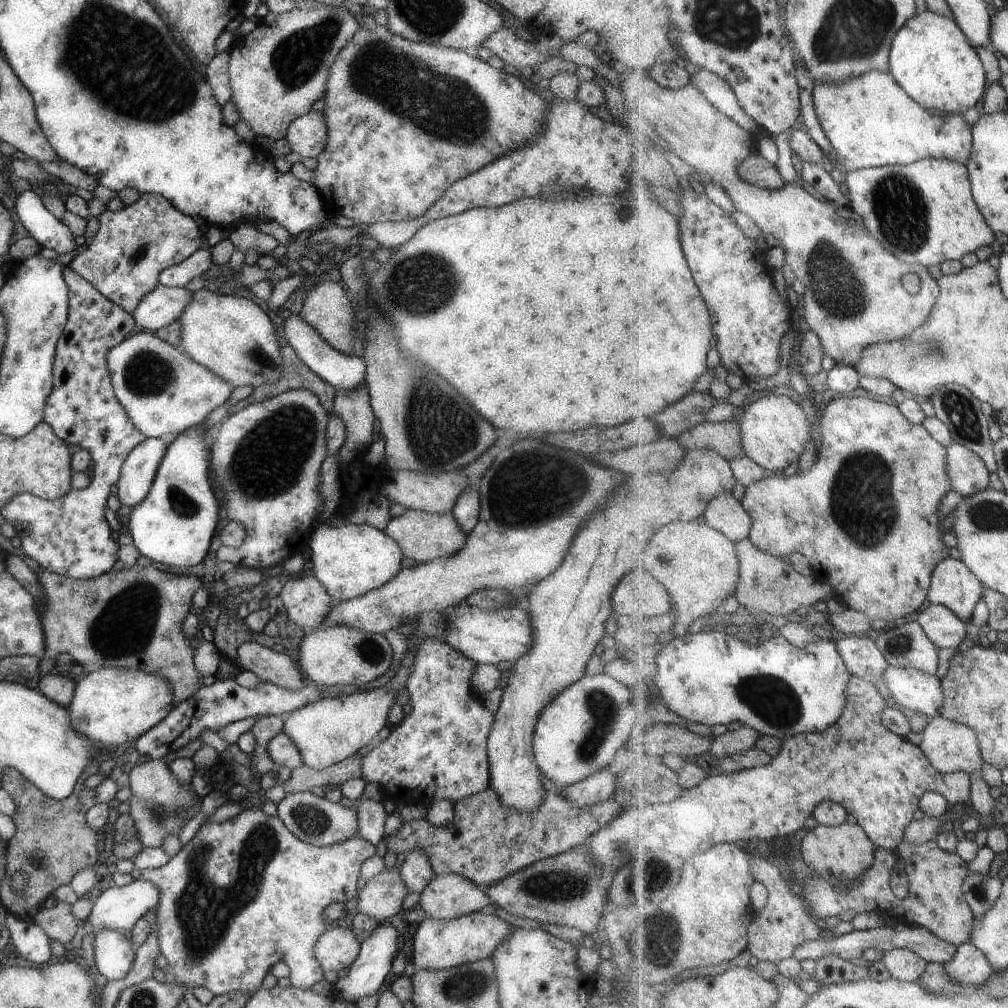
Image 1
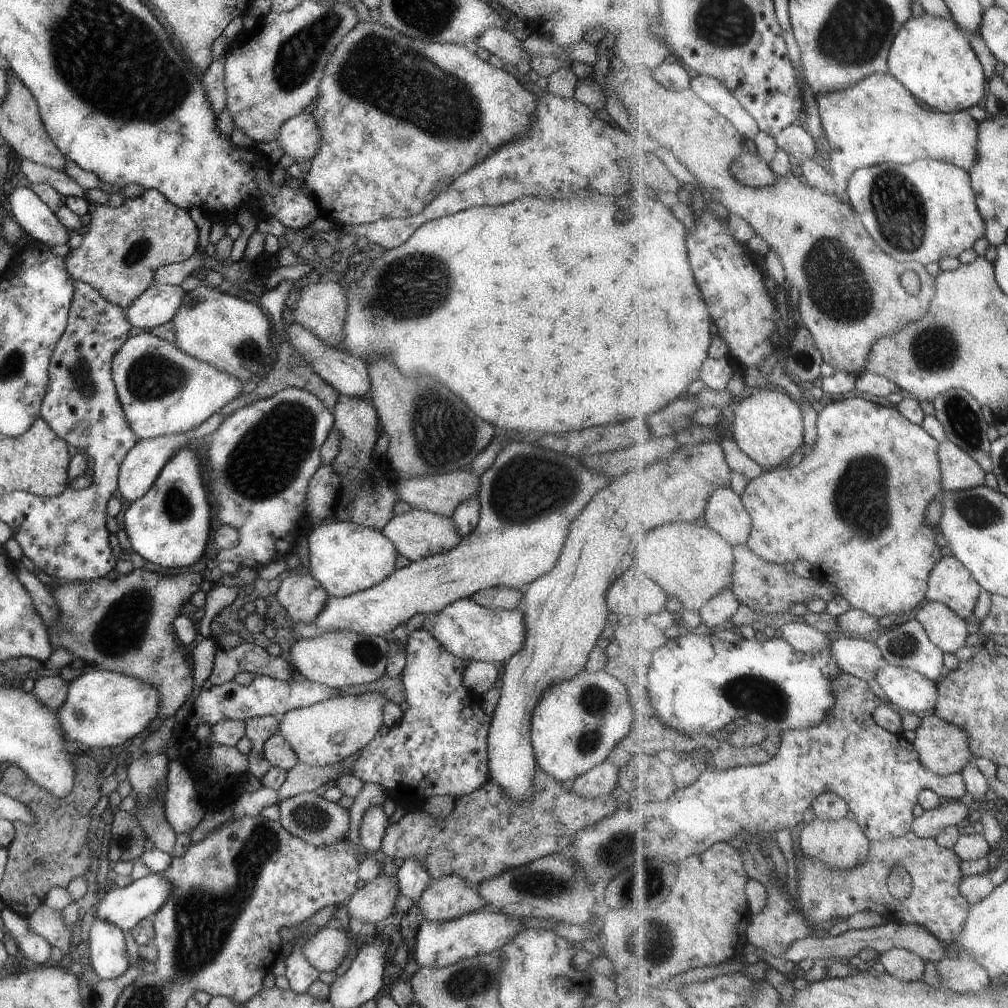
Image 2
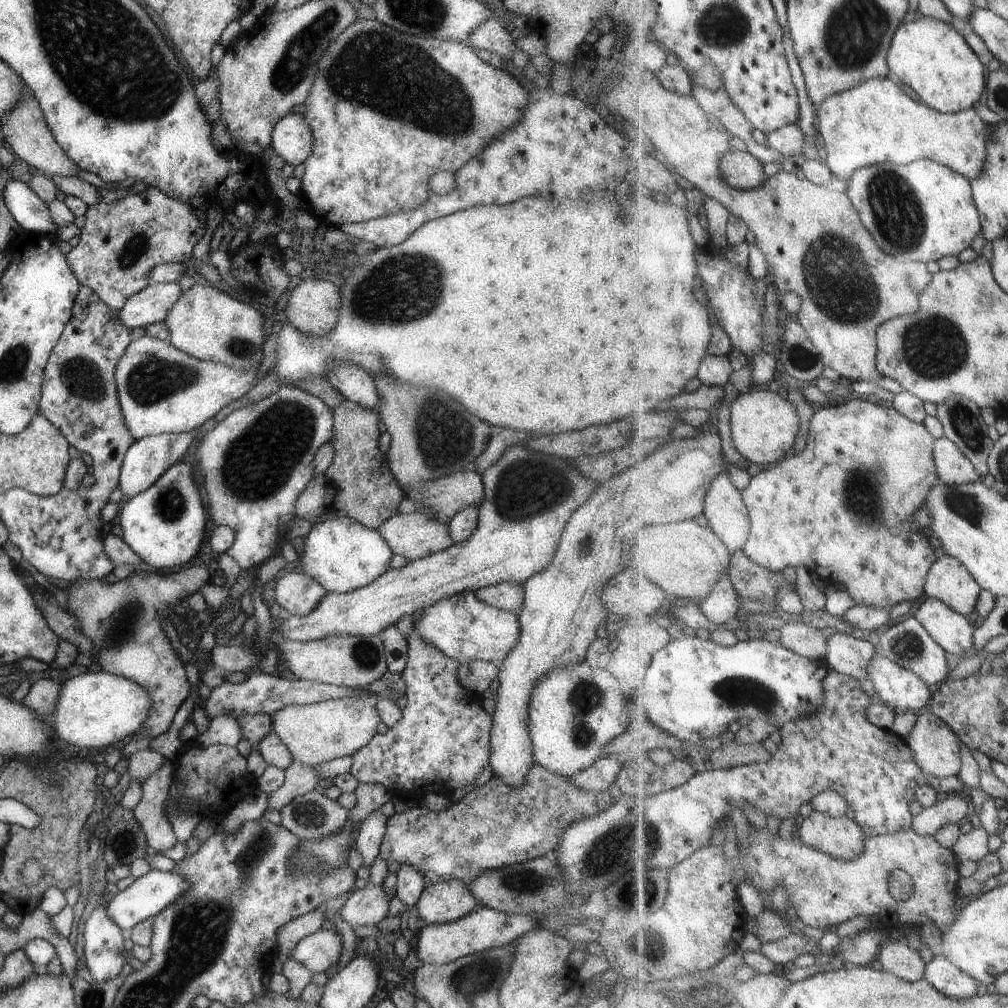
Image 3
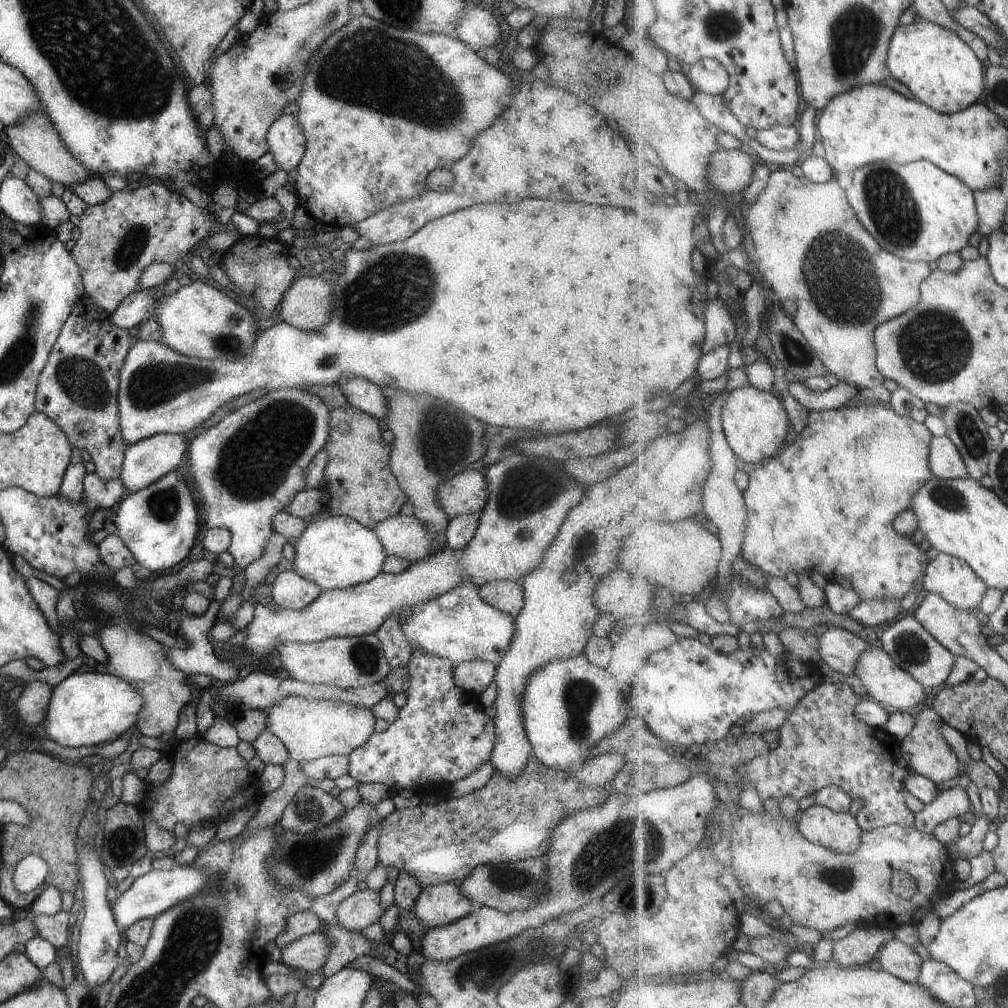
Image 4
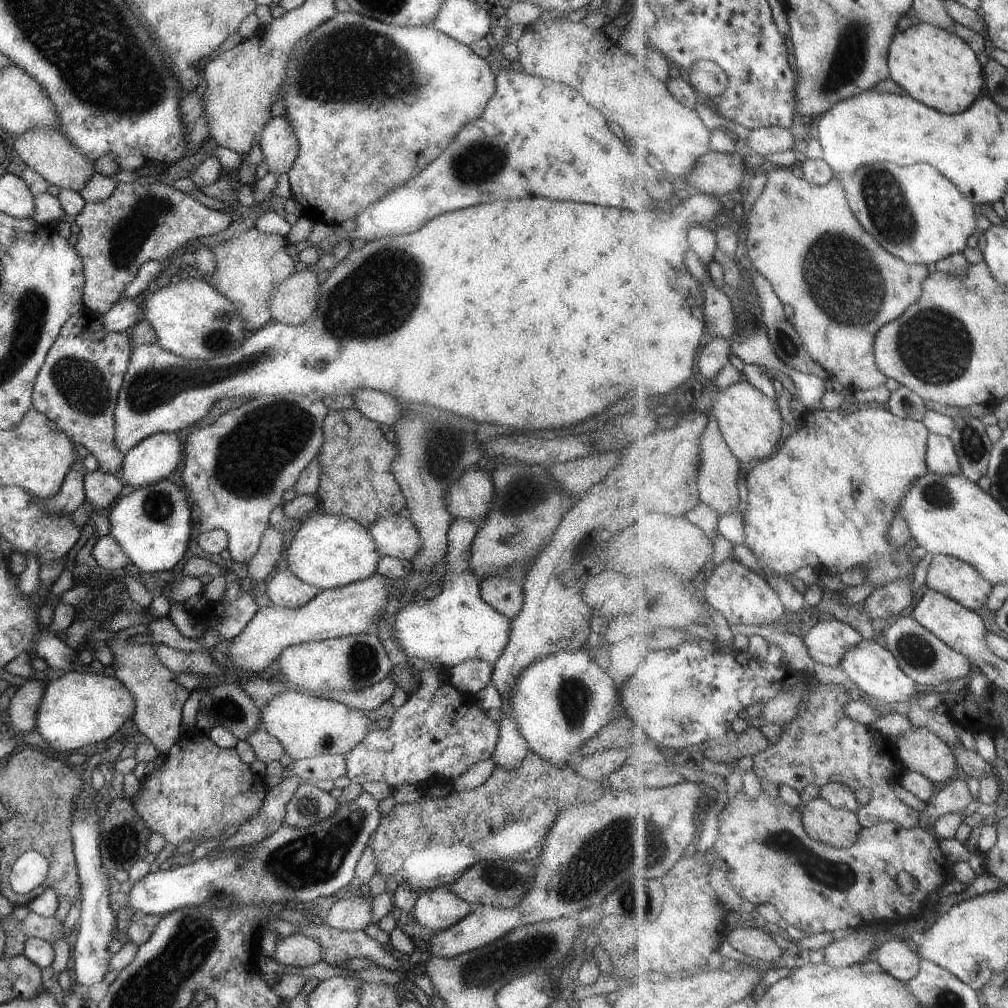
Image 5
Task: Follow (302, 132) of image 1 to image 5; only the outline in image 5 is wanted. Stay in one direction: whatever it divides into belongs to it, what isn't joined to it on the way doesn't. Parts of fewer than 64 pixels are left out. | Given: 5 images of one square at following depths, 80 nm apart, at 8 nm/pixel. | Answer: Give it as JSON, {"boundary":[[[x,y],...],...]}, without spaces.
{"boundary":[[[271,117],[264,124],[258,143],[269,173],[287,172],[297,156],[298,142],[285,117]]]}

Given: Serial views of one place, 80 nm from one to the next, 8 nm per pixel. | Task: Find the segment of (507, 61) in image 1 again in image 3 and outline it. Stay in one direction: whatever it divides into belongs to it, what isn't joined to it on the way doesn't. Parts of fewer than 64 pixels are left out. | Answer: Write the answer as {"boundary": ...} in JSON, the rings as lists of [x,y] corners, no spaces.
{"boundary":[[[491,17],[476,26],[473,32],[466,36],[465,42],[474,49],[489,51],[505,60],[509,60],[513,56],[512,52],[518,49],[518,45],[511,39],[503,24],[499,20],[491,20]]]}

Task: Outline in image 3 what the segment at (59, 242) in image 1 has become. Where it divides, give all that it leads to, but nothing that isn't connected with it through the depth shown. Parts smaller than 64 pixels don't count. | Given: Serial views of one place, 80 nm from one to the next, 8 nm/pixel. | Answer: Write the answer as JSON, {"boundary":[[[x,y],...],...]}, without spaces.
{"boundary":[[[7,180],[3,198],[13,220],[23,232],[57,239],[57,226],[51,220],[48,206],[27,186],[27,183]]]}

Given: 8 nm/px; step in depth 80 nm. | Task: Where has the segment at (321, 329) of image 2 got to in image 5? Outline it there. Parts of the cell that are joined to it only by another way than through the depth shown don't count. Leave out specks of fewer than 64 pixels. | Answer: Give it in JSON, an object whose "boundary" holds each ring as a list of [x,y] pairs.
{"boundary":[[[299,266],[294,270],[293,274],[290,274],[284,281],[276,283],[272,287],[266,304],[268,306],[268,312],[270,314],[270,322],[277,322],[289,325],[301,325],[312,316],[312,313],[317,308],[317,293],[320,292],[321,282],[317,280],[316,273],[312,273],[310,268]]]}

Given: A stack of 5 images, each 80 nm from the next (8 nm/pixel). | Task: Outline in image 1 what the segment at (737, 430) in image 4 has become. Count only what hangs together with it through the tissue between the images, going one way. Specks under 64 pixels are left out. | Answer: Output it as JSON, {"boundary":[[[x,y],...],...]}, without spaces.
{"boundary":[[[770,390],[767,396],[740,408],[737,421],[741,430],[741,446],[748,458],[767,473],[780,474],[793,462],[799,461],[811,442],[809,420],[795,397],[784,390]]]}

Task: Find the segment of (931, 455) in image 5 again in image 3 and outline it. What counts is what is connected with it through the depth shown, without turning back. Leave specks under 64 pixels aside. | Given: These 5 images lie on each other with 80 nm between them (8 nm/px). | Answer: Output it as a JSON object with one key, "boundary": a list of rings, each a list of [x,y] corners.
{"boundary":[[[946,436],[936,439],[934,446],[939,480],[948,485],[963,485],[982,480],[980,472],[965,453]]]}

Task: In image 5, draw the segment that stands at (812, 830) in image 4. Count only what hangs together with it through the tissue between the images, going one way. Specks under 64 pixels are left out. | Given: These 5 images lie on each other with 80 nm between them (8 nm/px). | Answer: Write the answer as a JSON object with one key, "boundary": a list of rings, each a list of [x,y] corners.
{"boundary":[[[817,798],[802,806],[805,830],[816,841],[842,849],[851,848],[863,829],[856,813],[830,805]]]}

